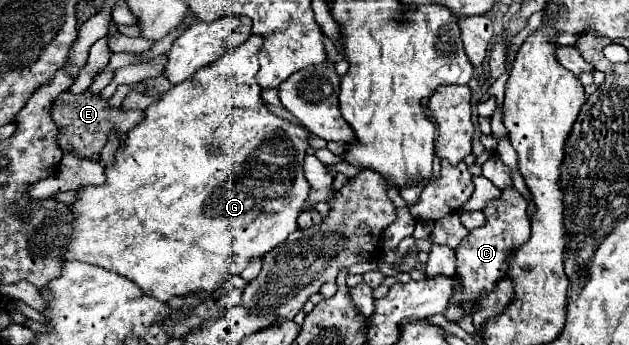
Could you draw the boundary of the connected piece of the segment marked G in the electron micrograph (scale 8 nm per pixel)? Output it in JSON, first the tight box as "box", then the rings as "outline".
{"box":[66,34,310,302],"outline":[[[252,34],[244,44],[226,50],[216,62],[200,68],[186,82],[172,86],[158,102],[144,110],[144,120],[128,132],[124,146],[116,152],[114,166],[106,166],[106,182],[102,186],[86,186],[78,190],[78,200],[74,202],[74,236],[66,252],[66,260],[80,260],[88,264],[102,266],[120,276],[126,276],[134,284],[138,284],[144,292],[152,292],[152,296],[160,302],[170,300],[170,296],[184,296],[200,290],[202,294],[212,294],[218,282],[226,280],[230,274],[240,274],[246,262],[254,256],[264,256],[268,250],[280,246],[294,230],[298,230],[298,214],[302,212],[302,204],[306,204],[310,194],[310,184],[304,178],[304,156],[308,150],[310,132],[294,122],[276,118],[262,100],[262,88],[256,82],[256,54],[264,44],[264,36]]]}

